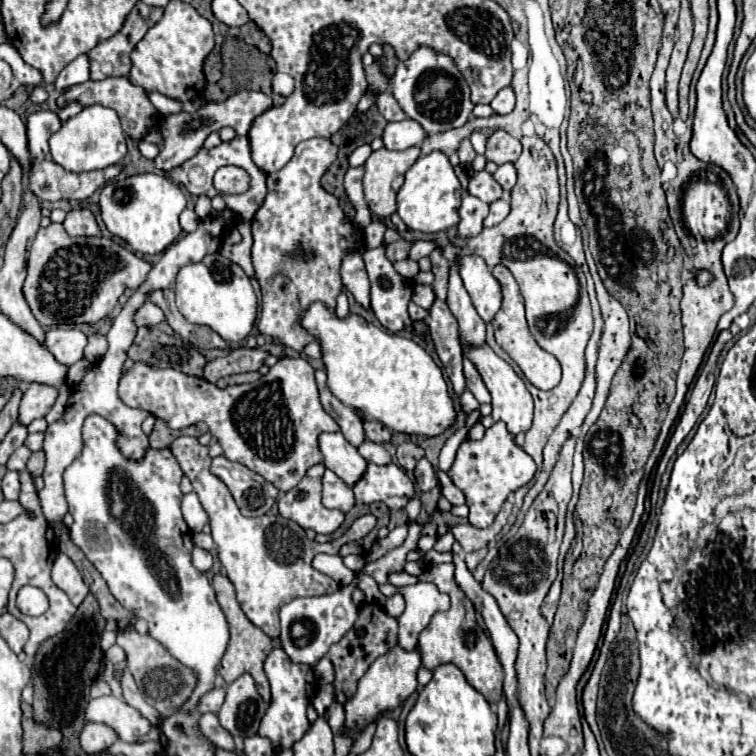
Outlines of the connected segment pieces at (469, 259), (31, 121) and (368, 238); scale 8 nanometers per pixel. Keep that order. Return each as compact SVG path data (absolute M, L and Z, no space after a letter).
M460 256L458 264L462 282L474 302L474 308L478 310L484 322L492 322L502 302L498 280L492 276L492 272L480 256Z
M34 112L28 116L28 150L32 160L42 160L50 154L48 138L60 130L60 118L56 112Z
M374 220L374 222L364 230L364 246L366 246L368 250L380 246L380 244L382 244L384 230L386 230L386 226L384 226L380 220Z

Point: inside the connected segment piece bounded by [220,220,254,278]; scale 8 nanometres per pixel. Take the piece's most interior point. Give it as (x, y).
(240, 253)

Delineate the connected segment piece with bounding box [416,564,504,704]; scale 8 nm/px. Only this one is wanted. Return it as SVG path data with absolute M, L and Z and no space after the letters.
M434 564L432 568L426 566L424 572L418 576L422 582L432 582L438 586L440 592L446 592L452 598L452 606L446 612L436 612L430 620L430 624L420 632L416 652L420 654L422 666L428 670L434 670L440 664L452 662L456 664L462 674L466 676L468 684L474 686L484 698L488 698L490 704L498 702L502 698L502 680L504 680L504 670L496 658L496 652L490 644L490 640L480 640L478 628L464 628L464 618L466 618L466 608L464 608L464 592L456 586L454 582L454 564Z

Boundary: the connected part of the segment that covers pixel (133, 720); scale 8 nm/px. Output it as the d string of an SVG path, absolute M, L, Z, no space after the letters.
M114 696L90 700L86 706L86 722L102 722L110 726L124 742L136 742L152 728L138 710Z

